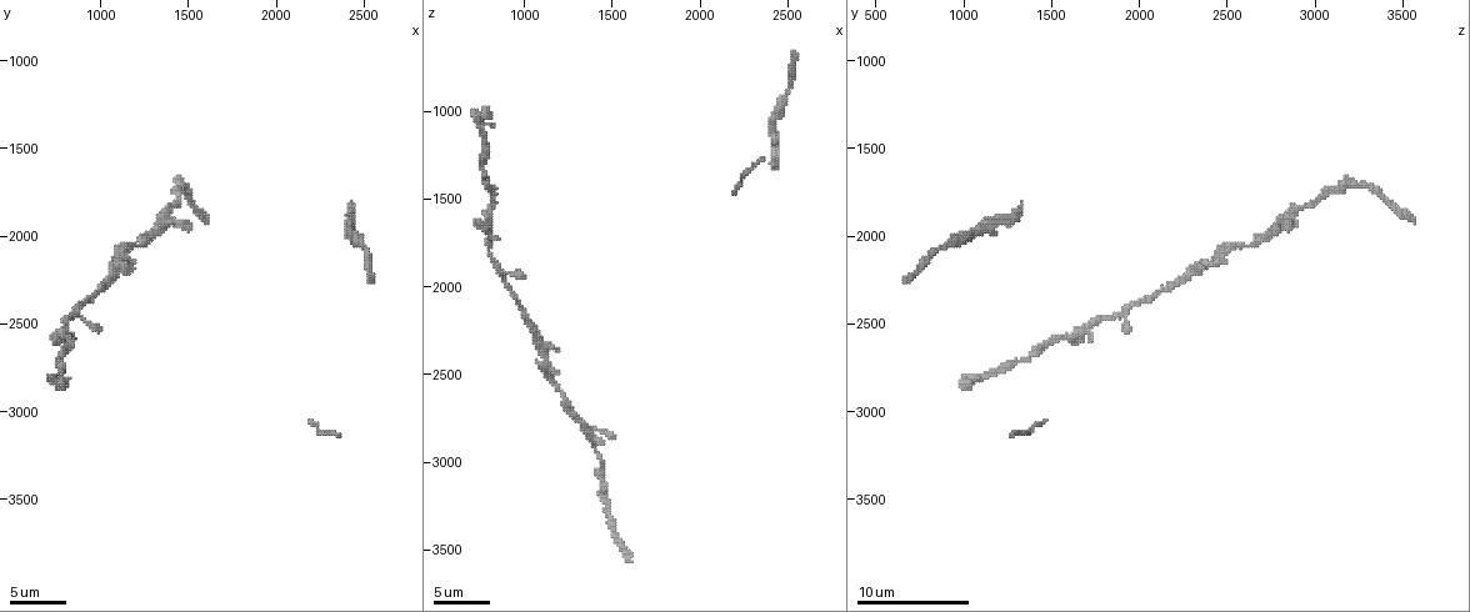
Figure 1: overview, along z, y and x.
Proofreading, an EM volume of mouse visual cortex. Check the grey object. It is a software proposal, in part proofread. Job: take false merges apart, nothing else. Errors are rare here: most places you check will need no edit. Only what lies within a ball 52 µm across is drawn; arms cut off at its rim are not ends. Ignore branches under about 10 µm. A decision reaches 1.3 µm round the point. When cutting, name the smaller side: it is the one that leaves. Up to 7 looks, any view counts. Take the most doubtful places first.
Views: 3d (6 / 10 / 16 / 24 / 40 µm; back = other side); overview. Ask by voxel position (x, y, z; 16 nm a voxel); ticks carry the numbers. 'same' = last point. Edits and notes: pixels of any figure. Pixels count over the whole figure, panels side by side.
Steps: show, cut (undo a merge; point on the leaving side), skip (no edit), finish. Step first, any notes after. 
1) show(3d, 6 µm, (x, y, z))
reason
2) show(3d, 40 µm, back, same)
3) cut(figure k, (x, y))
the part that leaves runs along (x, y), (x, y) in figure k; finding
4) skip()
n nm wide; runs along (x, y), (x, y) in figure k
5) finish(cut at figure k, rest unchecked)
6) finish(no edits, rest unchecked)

show(3d, 16 µm, (880, 2440, 1900))
branch point

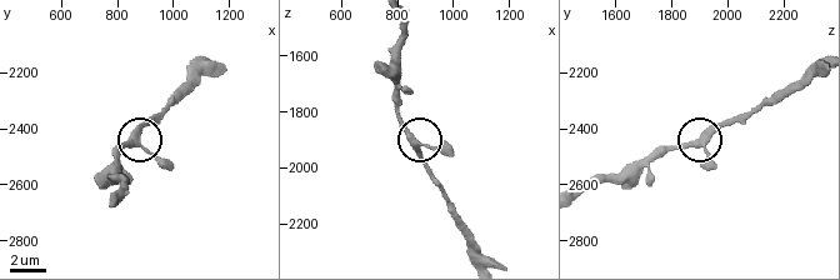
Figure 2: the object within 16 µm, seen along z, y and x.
skip()
330 nm wide; one neuron here

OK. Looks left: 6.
show(3d, 6 µm, (2420, 1900, 1320))
a narrow waist

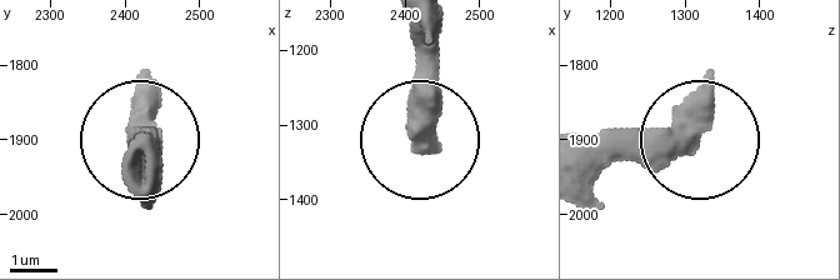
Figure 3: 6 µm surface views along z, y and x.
show(3d, 6 µm, back, (2420, 1880, 1315))

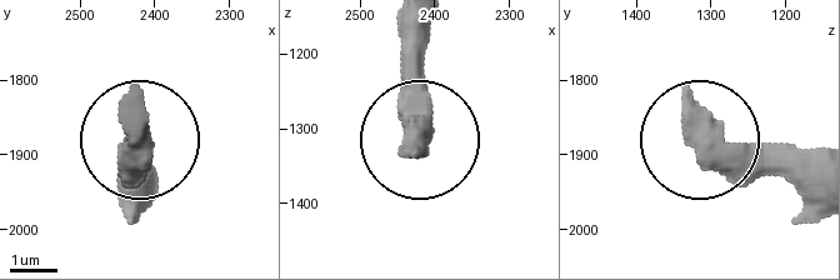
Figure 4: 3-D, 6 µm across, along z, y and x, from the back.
skip()
continuous, no second neuron

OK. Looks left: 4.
show(3d, 6 µm, (1100, 2140, 2400))

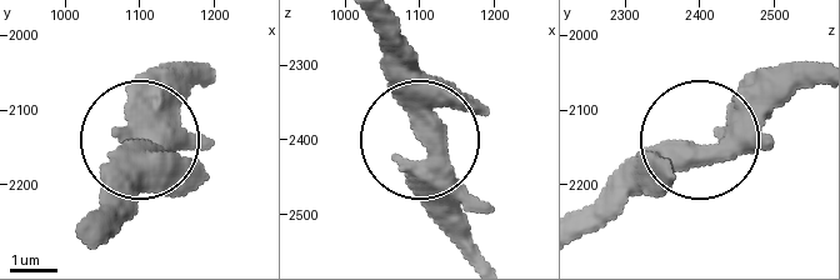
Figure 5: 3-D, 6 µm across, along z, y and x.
skip()
480 nm wide; one neuron here

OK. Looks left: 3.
show(3d, 16 µm, (1400, 1860, 2880))
calibre changes

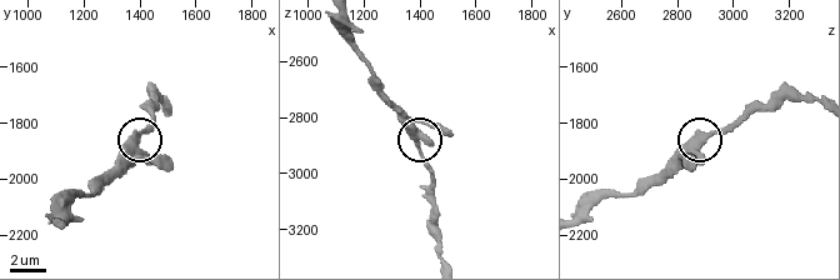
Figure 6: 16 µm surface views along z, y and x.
skip()
runs along (584, 218), (606, 198), (646, 188), (695, 145), (734, 125) in figure 6; continuous, no second neuron

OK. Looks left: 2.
finish(no edits, rest unchecked)

